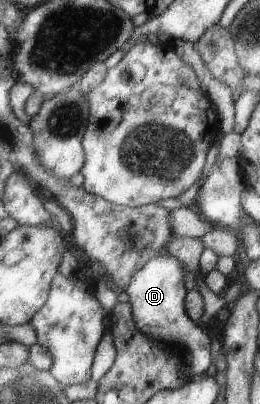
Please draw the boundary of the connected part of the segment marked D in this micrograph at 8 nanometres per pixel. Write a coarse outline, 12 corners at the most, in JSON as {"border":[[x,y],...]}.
{"border":[[152,256],[124,291],[137,330],[175,352],[180,376],[214,362],[185,312],[183,269]]}

